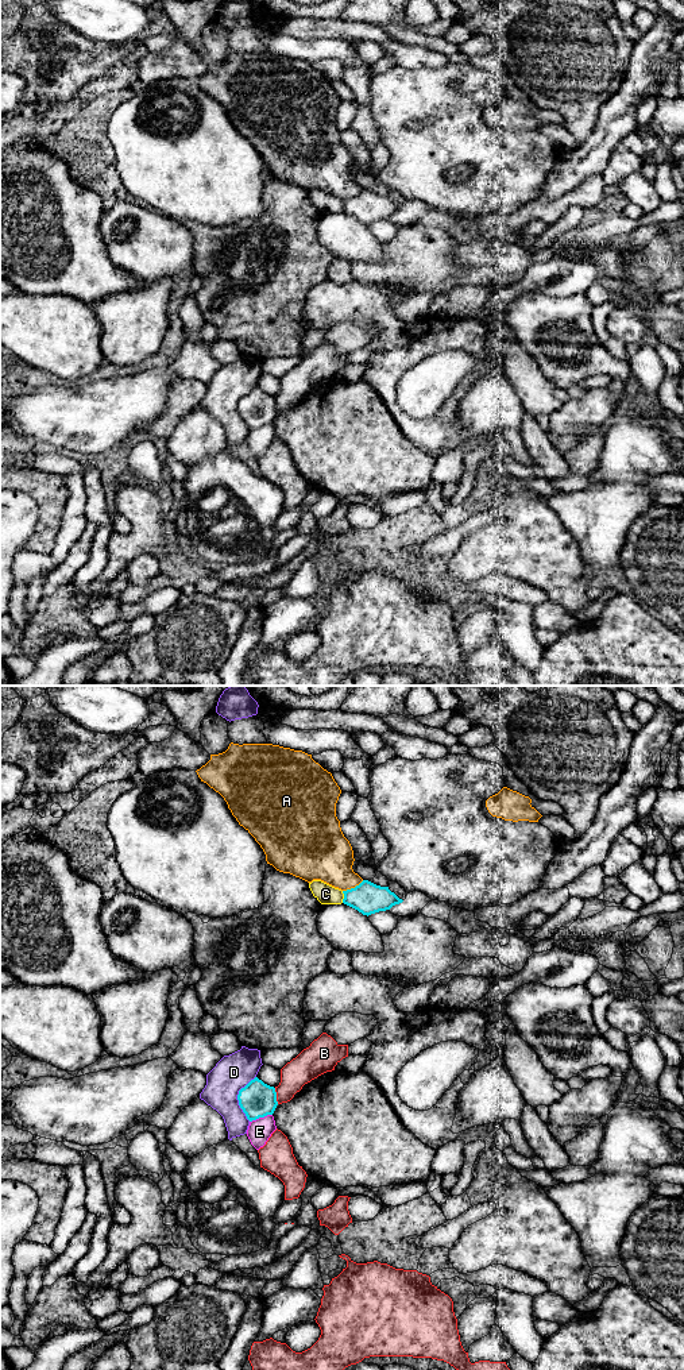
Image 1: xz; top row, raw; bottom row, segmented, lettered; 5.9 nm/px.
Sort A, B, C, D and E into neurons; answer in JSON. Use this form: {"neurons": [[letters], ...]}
{"neurons": [["A"], ["B"], ["C"], ["D"], ["E"]]}

